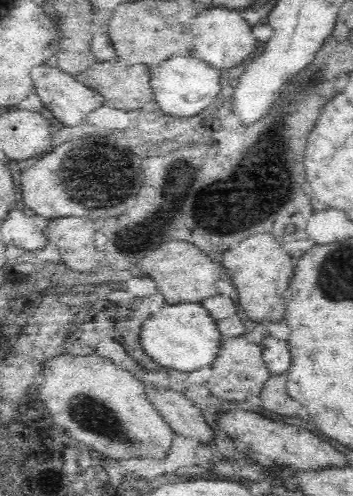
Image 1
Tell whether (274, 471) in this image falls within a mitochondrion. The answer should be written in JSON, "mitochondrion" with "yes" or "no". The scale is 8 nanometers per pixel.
{"mitochondrion":"no"}

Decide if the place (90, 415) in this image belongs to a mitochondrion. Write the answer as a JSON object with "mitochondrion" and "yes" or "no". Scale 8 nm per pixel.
{"mitochondrion":"yes"}

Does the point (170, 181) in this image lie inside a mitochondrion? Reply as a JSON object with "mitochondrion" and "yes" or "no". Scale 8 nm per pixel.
{"mitochondrion":"no"}

